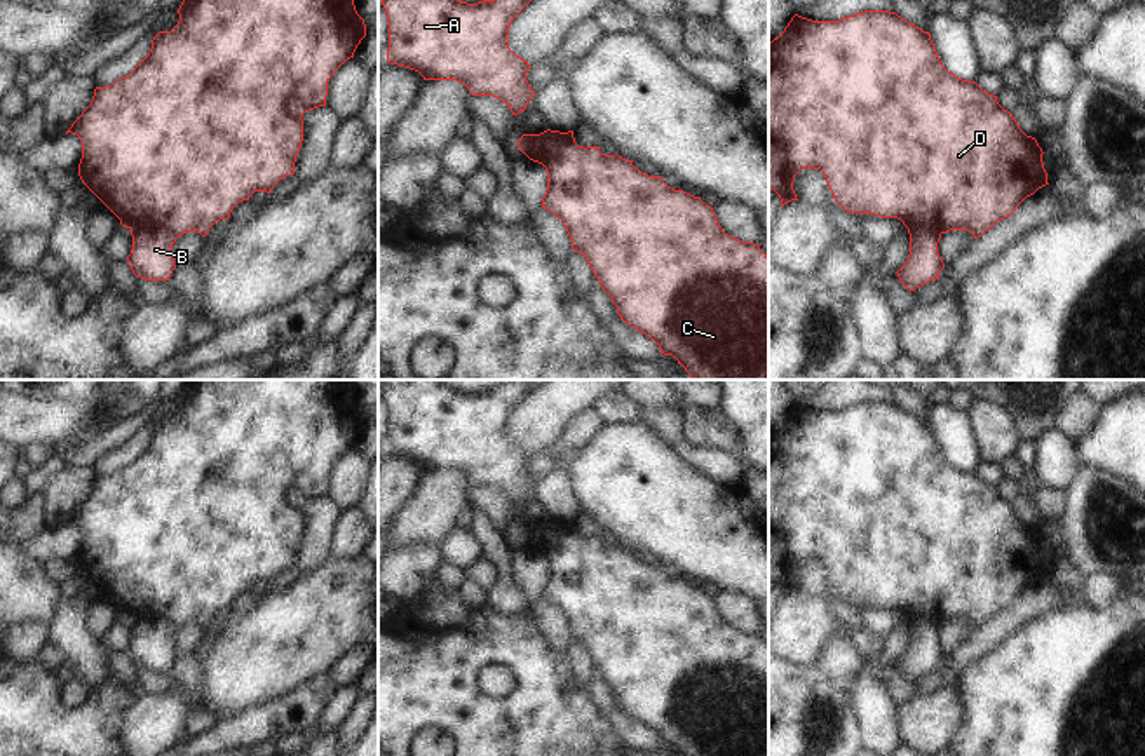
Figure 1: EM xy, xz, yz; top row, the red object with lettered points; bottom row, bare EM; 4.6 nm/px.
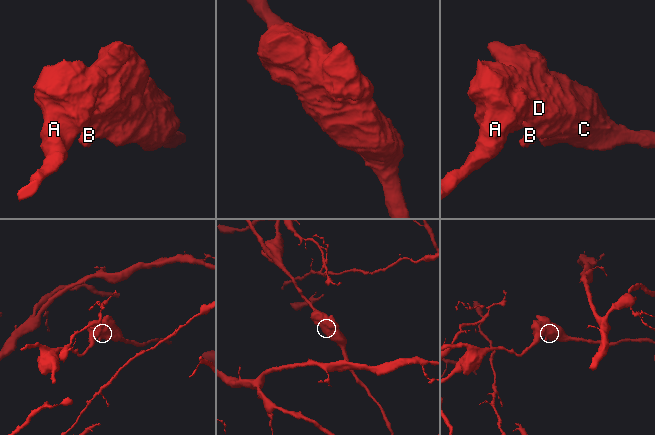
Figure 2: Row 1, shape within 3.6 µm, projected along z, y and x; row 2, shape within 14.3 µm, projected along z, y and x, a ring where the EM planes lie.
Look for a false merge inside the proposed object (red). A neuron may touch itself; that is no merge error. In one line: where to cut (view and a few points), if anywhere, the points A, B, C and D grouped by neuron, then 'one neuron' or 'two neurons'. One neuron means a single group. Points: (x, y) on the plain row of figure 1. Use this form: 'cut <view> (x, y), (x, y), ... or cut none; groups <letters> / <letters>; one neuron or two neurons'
cut xz (558, 526), (558, 539), (555, 542), (527, 546); groups A C D / B; two neurons

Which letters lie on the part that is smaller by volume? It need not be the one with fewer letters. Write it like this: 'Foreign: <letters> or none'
Foreign: B

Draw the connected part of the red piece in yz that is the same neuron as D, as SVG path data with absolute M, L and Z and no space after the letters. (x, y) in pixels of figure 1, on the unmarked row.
M866 401L840 411L812 411L795 404L784 422L769 432L769 580L779 585L781 596L798 591L793 580L795 566L802 559L812 557L823 561L835 592L849 604L870 603L898 608L908 620L934 618L939 624L967 620L978 629L997 611L1009 608L1026 587L1049 575L1042 543L1037 530L1020 519L1013 503L999 495L997 486L985 483L976 472L962 470L948 462L938 448L931 423L896 402Z

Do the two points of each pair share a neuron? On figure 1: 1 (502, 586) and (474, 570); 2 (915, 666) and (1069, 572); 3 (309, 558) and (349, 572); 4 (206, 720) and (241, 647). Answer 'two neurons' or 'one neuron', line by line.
1: two neurons
2: two neurons
3: two neurons
4: two neurons

